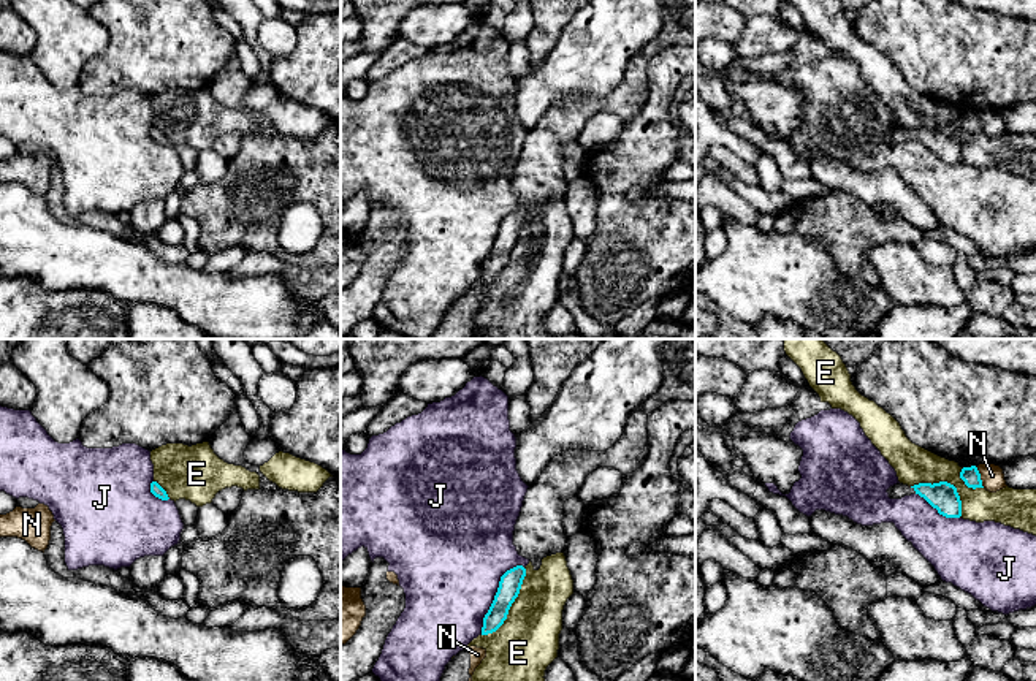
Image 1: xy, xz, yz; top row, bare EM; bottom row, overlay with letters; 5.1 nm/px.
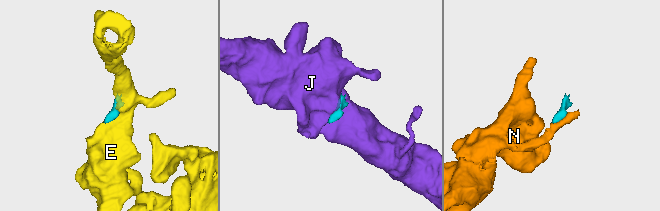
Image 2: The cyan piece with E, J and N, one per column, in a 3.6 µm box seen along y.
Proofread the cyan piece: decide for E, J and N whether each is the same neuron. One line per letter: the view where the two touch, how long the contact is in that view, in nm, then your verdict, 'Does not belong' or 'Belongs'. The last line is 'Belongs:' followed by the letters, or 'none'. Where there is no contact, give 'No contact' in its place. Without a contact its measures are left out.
E: Touches cyan in xz. Shared border 420 nm. Does not belong
J: Touches cyan in xz. Shared border 420 nm. Does not belong
N: Touches cyan in yz. Shared border 120 nm. Does not belong
Belongs: none

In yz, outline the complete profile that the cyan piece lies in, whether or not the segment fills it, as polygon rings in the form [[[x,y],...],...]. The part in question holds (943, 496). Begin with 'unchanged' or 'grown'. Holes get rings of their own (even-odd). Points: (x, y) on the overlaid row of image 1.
grown; [[[947,481],[939,483],[919,483],[908,486],[897,483],[887,489],[890,499],[901,499],[905,496],[919,494],[924,497],[939,515],[946,518],[962,516],[962,500],[957,488]]]

